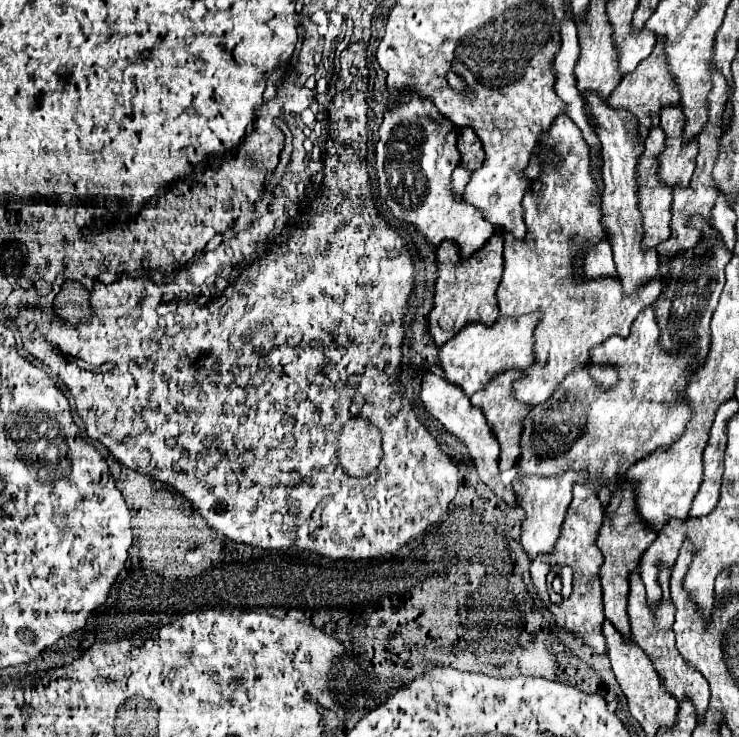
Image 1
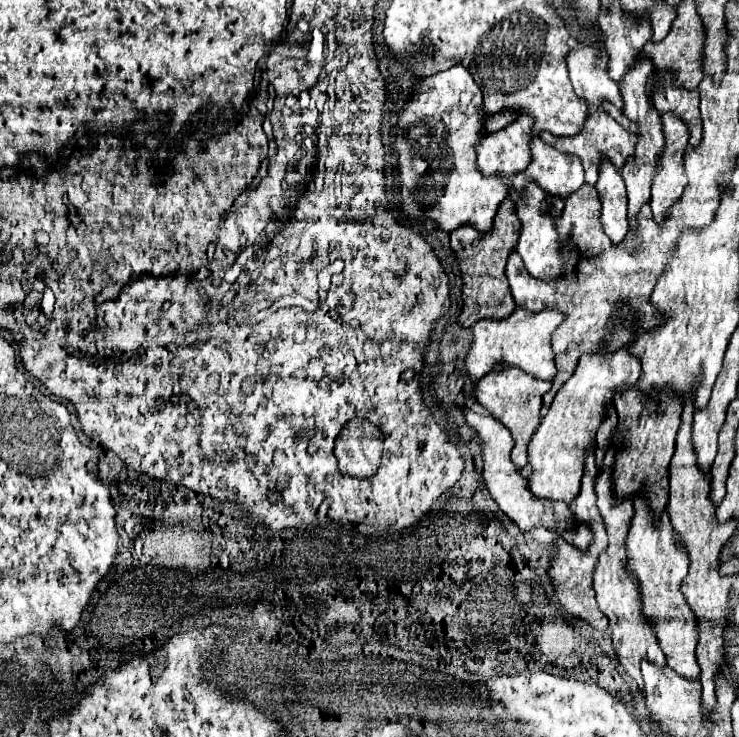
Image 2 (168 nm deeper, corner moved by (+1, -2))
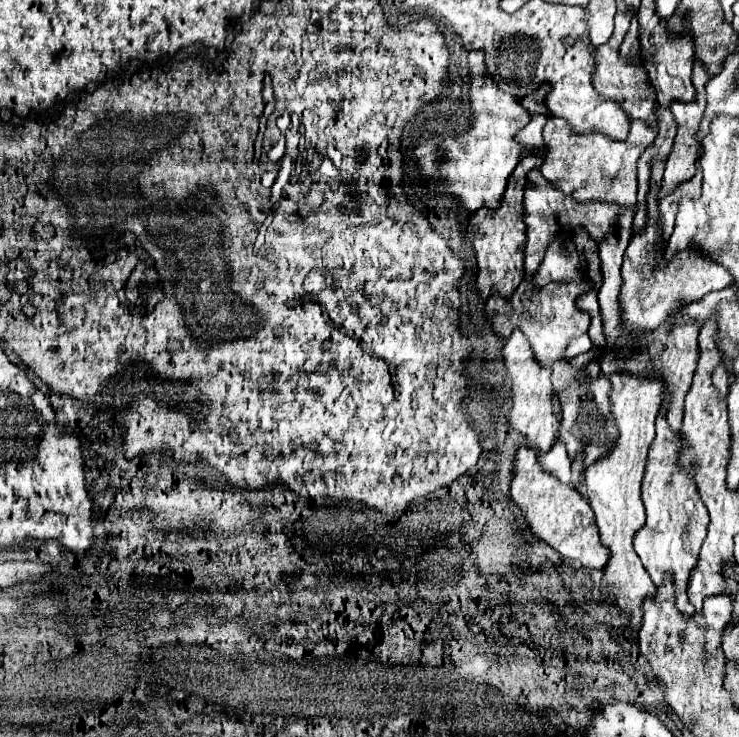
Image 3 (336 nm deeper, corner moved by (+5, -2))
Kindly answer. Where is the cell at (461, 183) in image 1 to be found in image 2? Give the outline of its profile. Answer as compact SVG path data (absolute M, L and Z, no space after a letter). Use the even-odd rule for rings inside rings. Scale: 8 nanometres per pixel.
M521 115L515 123L507 125L505 129L491 133L489 137L485 137L481 141L481 145L477 147L477 165L479 171L483 175L515 175L519 171L525 171L525 167L529 167L529 159L531 159L531 151L529 151L529 143L533 139L533 119L529 119L529 115Z

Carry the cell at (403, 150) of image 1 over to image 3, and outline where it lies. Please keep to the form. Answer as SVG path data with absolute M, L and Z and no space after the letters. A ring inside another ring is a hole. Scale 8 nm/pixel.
M471 51L467 55L467 61L469 105L473 115L469 129L455 135L425 131L413 149L413 157L419 175L427 179L425 187L429 191L451 195L461 209L473 213L481 207L499 207L501 195L507 187L507 179L521 157L521 147L513 143L513 135L521 127L525 127L525 121L529 121L529 111L519 105L517 97L503 93L495 87L495 81L485 71L481 51Z

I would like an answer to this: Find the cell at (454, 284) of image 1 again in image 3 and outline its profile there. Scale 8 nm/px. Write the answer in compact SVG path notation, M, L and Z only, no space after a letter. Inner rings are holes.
M533 155L521 157L519 165L515 167L515 171L509 177L509 183L507 183L507 189L501 197L499 209L485 211L485 207L483 207L483 211L475 211L469 219L467 239L473 243L473 249L479 255L479 259L483 257L483 263L479 261L475 287L481 295L481 299L485 299L485 301L491 295L501 295L501 297L509 299L525 277L525 269L523 269L525 223L523 223L523 211L521 211L521 195L525 189L525 175L533 167L541 167L541 157L533 157Z

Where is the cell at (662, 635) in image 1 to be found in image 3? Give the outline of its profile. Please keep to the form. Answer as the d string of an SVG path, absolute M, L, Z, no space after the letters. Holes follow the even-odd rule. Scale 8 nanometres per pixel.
M663 409L663 413L657 417L657 435L647 453L641 485L641 501L647 513L647 521L635 533L633 547L657 587L663 583L665 575L673 577L677 609L683 615L693 615L695 607L687 599L687 579L693 565L697 563L697 555L705 539L707 511L697 495L697 487L693 487L693 479L689 479L689 475L681 475L681 471L673 467L673 455L677 455L677 439L681 439L681 433L673 433L669 429Z

